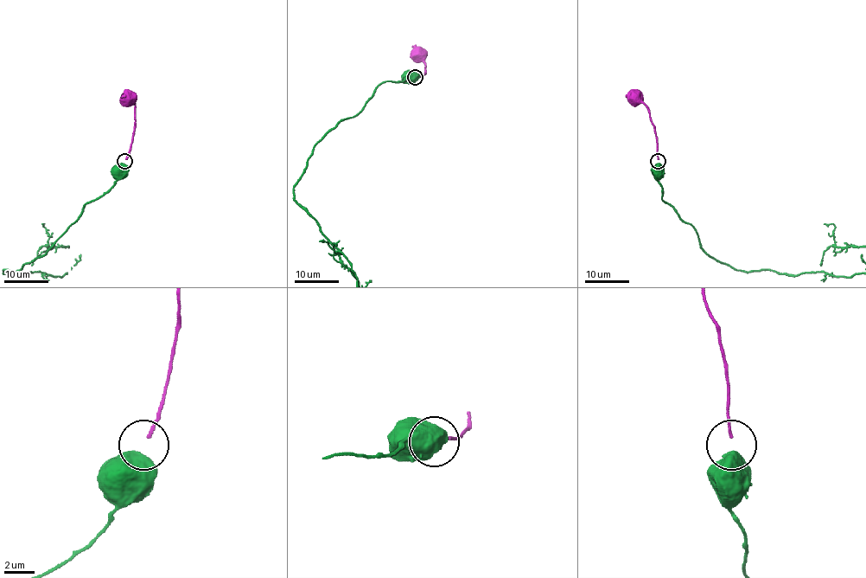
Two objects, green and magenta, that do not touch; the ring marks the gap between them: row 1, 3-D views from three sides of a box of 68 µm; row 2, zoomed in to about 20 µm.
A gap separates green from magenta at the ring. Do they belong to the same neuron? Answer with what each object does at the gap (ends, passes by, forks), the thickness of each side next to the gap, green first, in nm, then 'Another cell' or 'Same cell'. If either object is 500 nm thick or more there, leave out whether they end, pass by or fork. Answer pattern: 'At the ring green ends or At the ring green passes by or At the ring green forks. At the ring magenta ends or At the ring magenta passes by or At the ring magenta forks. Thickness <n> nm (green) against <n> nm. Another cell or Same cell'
Thickness 900 nm (green) against 200 nm. Another cell

